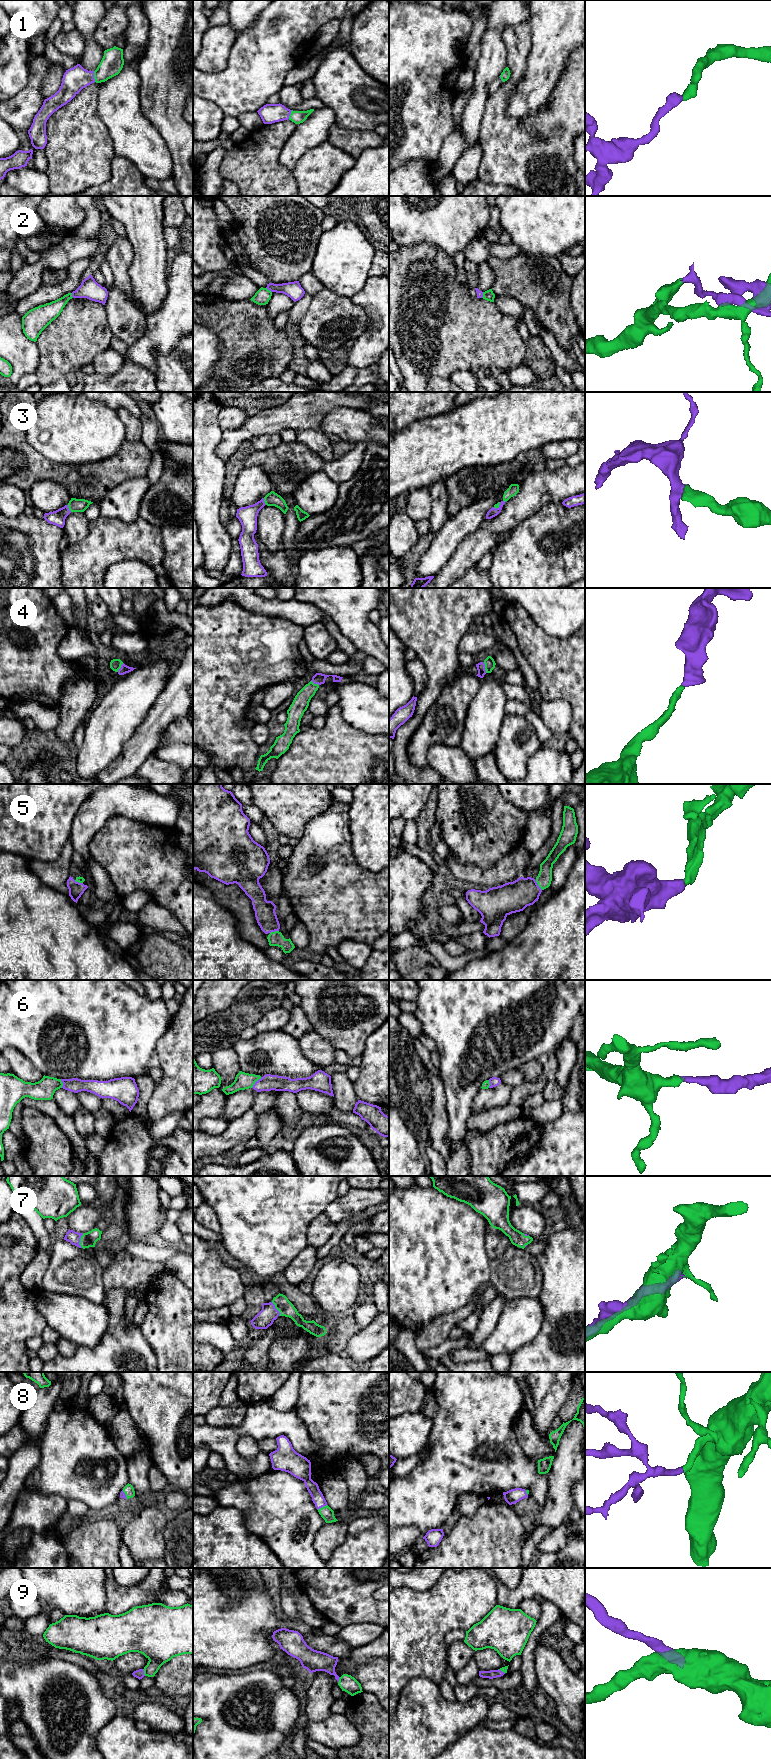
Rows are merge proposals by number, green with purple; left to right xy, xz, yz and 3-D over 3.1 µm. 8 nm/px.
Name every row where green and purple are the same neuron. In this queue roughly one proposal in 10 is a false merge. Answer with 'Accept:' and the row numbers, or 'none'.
Accept: 1, 3, 4, 5, 6, 7, 8, 9

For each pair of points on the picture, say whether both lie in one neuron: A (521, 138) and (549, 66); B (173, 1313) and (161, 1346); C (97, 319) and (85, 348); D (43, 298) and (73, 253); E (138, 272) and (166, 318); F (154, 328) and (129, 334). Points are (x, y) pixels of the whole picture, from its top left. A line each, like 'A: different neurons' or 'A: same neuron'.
A: different neurons
B: same neuron
C: same neuron
D: different neurons
E: different neurons
F: different neurons

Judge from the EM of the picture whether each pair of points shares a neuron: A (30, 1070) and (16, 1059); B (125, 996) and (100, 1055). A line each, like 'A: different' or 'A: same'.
A: same
B: same

